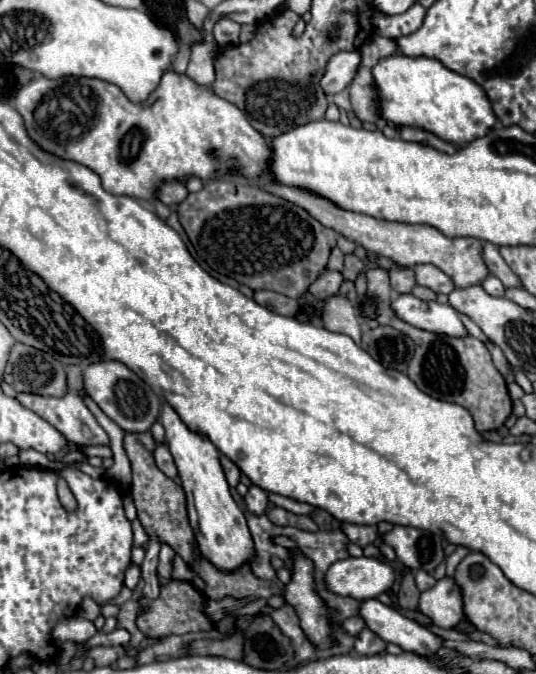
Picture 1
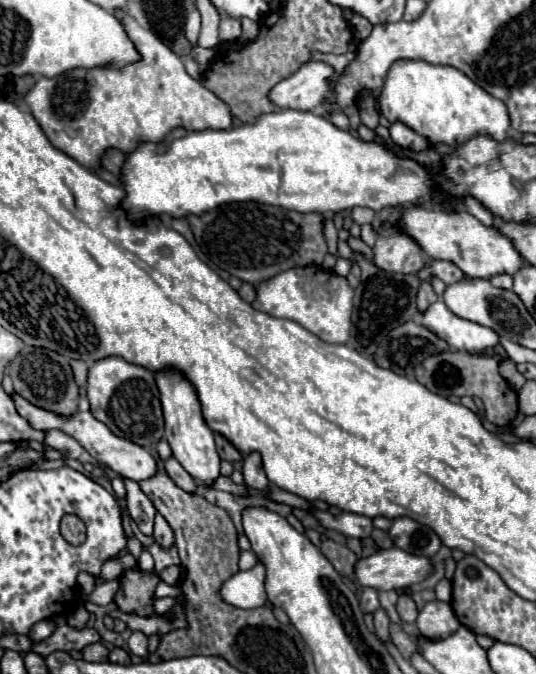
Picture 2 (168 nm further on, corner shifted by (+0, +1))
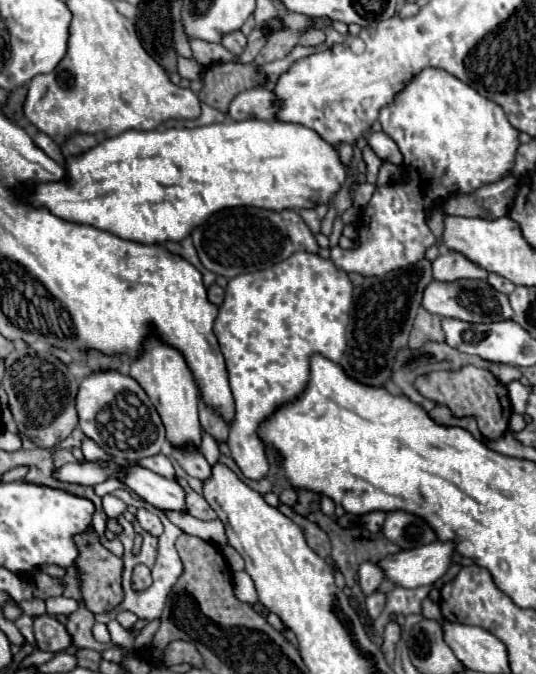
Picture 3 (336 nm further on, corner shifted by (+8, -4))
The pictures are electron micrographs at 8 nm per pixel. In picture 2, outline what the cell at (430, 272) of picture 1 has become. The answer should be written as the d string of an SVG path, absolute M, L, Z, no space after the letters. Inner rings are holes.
M435 260L433 264L425 266L425 268L419 272L419 276L423 276L423 280L427 280L431 274L439 276L445 284L459 282L459 280L465 276L459 266L455 266L453 262L447 262L447 260Z

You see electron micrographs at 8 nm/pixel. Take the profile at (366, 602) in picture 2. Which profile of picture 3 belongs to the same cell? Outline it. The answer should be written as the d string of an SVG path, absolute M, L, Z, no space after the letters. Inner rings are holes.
M363 563L359 567L359 585L365 597L375 593L381 581L383 581L383 571L375 563Z

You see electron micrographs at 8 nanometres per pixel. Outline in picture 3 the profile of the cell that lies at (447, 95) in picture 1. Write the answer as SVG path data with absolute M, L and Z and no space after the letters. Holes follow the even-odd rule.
M427 67L417 73L389 105L379 111L383 131L399 145L405 157L409 181L377 185L369 205L361 213L357 249L331 249L331 261L337 269L355 271L365 277L383 275L415 261L435 243L425 225L425 215L433 205L453 193L471 193L485 183L505 177L519 147L519 131L511 127L503 109L479 95L455 75Z

